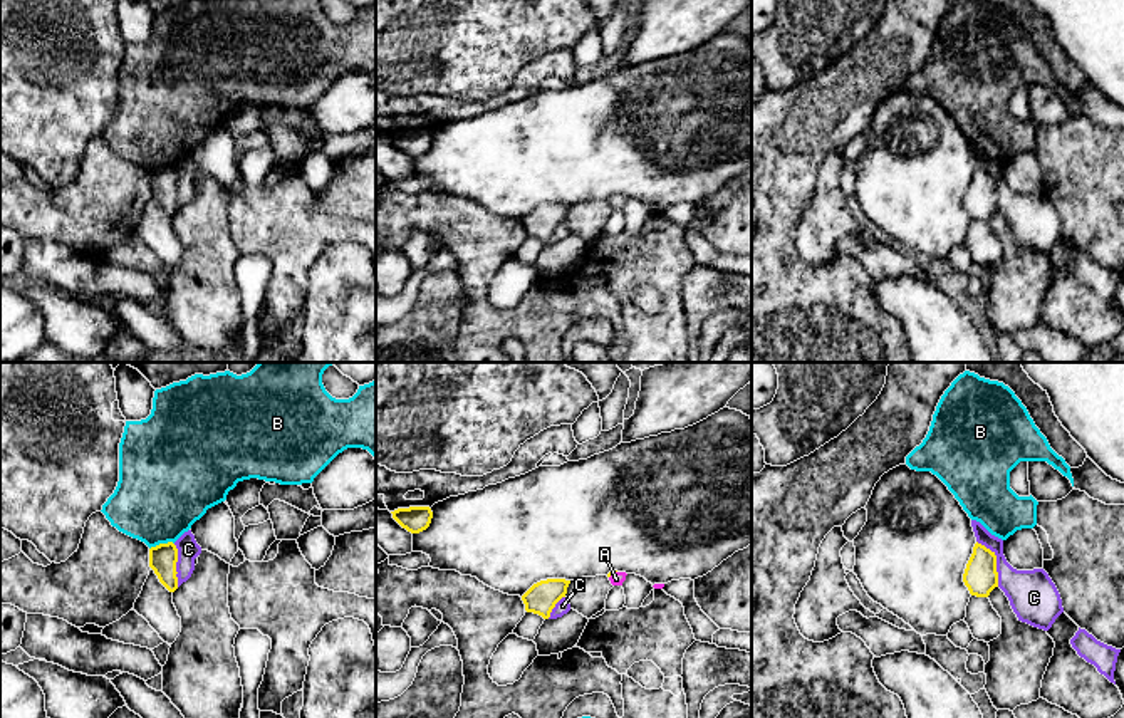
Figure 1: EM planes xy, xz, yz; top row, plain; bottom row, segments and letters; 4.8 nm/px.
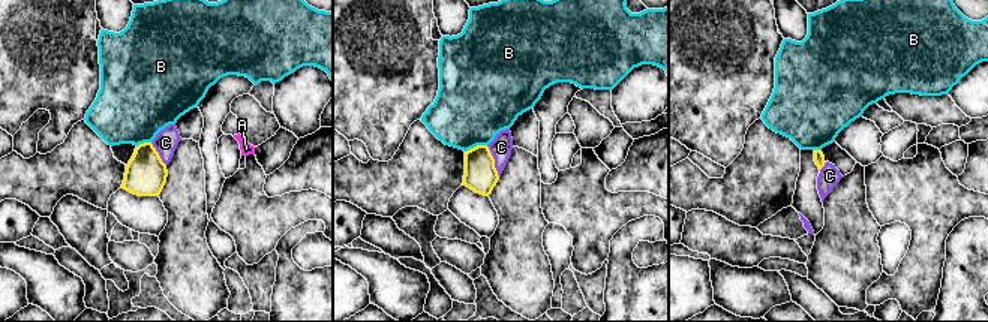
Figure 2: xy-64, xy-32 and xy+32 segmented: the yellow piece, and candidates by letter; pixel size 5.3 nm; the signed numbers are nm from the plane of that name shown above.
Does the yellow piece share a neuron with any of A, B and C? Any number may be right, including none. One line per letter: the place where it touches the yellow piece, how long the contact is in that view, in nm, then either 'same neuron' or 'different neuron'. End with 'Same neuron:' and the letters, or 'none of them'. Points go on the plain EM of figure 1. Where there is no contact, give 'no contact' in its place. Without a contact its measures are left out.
A: xz (613, 197) | 50 nm | same neuron
B: xy (161, 168) | 120 nm | different neuron
C: yz (995, 187) | 240 nm | different neuron
Same neuron: A

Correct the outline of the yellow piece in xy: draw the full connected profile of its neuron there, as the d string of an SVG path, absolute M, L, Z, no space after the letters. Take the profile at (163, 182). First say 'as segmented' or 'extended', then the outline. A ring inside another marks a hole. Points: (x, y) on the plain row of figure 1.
as segmented; M173 166L159 168L149 173L149 191L169 216L178 213L176 186L178 173Z

